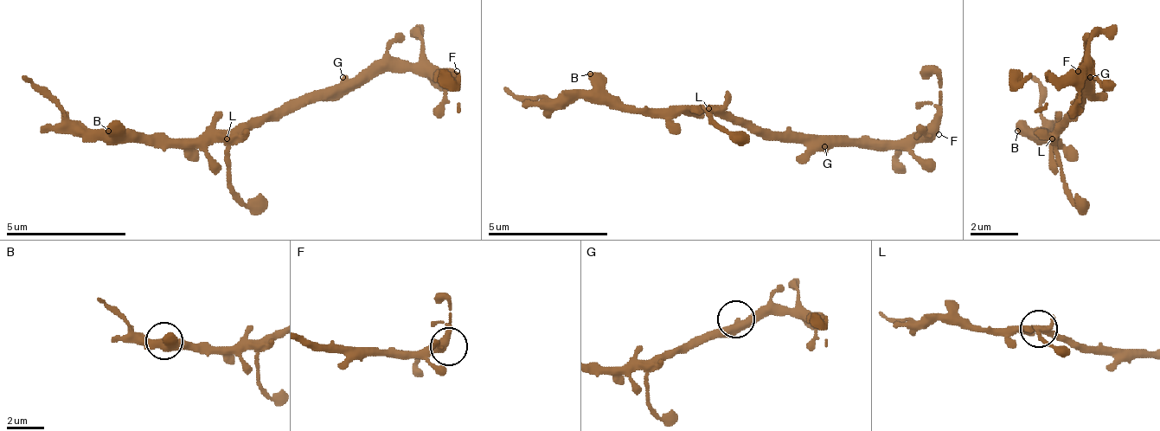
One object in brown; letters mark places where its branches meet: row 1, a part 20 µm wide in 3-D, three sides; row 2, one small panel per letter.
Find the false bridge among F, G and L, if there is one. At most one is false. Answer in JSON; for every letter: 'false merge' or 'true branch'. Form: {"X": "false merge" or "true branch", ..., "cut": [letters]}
{"F": "true branch", "G": "true branch", "L": "true branch", "cut": []}

